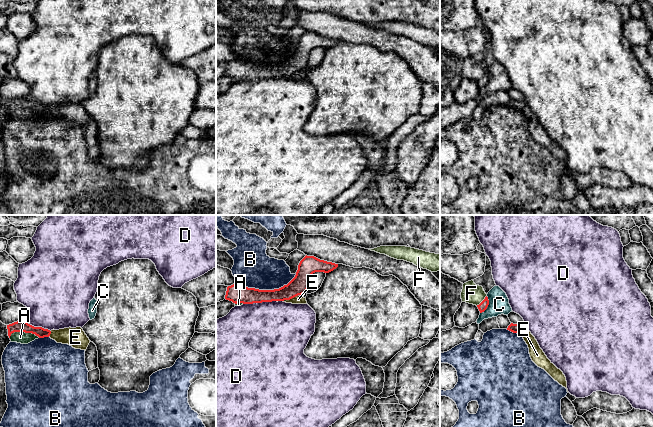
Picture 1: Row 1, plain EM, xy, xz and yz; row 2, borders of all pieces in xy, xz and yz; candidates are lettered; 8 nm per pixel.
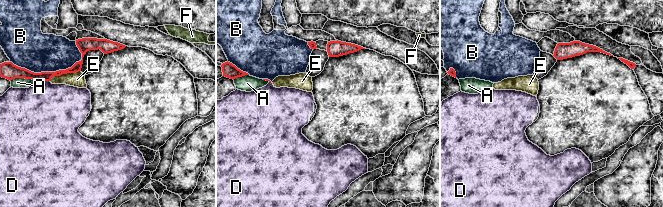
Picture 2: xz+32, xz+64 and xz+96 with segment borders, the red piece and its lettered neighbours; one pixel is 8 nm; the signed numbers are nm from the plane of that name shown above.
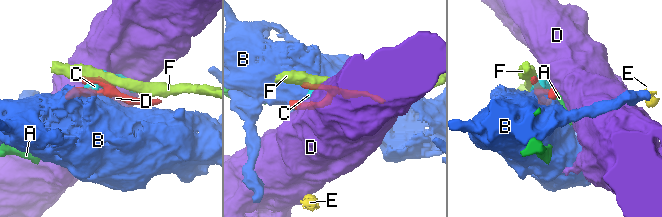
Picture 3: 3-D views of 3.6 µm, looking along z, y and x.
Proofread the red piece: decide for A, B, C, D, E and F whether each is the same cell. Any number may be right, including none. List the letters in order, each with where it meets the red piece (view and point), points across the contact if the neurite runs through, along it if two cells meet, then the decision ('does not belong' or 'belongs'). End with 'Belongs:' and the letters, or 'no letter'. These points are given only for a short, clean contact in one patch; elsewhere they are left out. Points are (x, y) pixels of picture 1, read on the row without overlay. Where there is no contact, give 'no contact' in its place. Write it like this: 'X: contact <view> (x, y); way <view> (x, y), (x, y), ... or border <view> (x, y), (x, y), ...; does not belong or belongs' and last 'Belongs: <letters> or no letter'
A: contact xy (24, 107); border xy (9, 112), (14, 108), (31, 108), (39, 113); does not belong
B: contact xz (266, 66); does not belong
C: contact yz (488, 80); border yz (487, 72), (488, 82), (480, 89); does not belong
D: contact xz (259, 78); border xz (276, 76), (243, 80); does not belong
E: contact xz (290, 74); border xz (297, 71), (283, 77); does not belong
F: contact yz (482, 77); does not belong
Belongs: no letter

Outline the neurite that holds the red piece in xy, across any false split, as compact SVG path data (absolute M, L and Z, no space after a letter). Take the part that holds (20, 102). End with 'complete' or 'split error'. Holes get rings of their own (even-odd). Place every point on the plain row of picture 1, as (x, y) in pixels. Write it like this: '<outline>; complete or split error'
M17 97L12 100L7 101L8 112L10 114L11 110L14 108L25 108L32 109L38 112L39 114L49 113L51 107L48 105L44 105L42 103L34 103L24 97Z; complete

